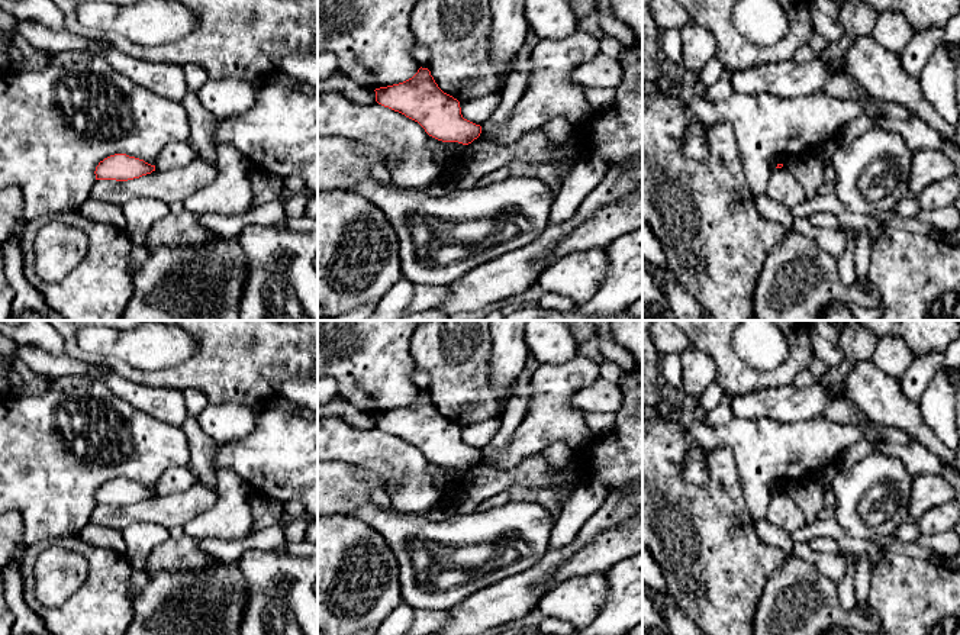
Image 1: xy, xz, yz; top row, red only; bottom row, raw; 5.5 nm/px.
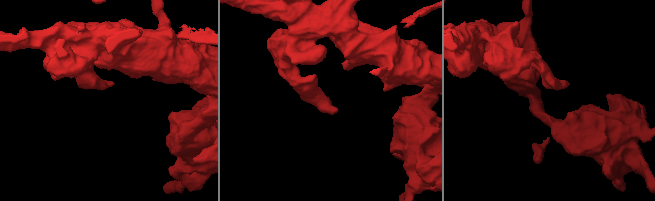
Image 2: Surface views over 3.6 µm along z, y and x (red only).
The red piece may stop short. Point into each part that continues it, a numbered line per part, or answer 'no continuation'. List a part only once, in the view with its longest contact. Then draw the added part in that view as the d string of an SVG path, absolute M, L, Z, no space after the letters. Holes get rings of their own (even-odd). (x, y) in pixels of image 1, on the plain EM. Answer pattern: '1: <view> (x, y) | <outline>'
no continuation

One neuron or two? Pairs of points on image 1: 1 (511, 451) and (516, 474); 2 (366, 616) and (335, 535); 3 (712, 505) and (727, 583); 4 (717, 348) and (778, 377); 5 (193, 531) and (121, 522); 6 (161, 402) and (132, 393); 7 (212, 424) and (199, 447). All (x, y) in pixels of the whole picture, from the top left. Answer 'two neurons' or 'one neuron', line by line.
1: two neurons
2: one neuron
3: one neuron
4: one neuron
5: two neurons
6: one neuron
7: two neurons

